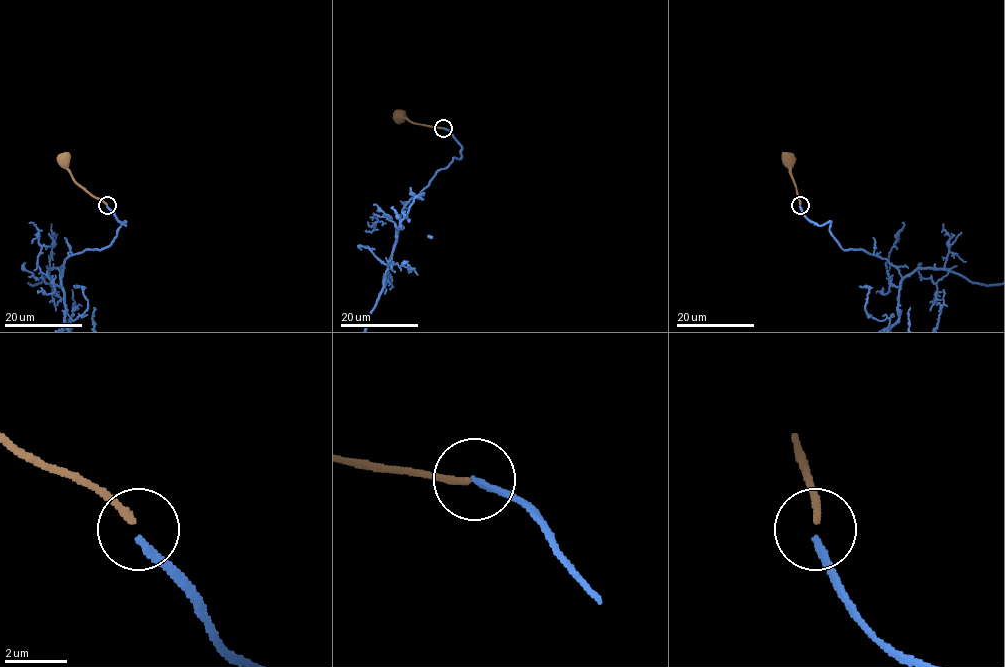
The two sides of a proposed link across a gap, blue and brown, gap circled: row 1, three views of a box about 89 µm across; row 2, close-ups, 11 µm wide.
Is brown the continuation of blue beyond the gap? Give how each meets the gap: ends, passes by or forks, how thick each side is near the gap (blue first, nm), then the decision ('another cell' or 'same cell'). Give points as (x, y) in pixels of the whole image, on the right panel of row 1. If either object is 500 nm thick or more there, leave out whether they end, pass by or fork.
blue ends there; brown ends there; 240 nm thick on the blue side, 220 nm on the other; another cell

